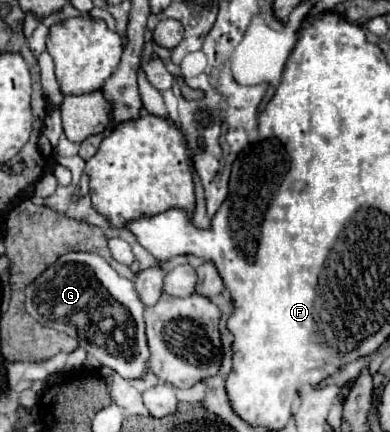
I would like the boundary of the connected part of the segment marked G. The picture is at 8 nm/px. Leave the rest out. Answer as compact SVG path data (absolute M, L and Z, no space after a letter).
M69 251L49 267L49 273L37 277L25 293L25 307L33 319L77 339L79 347L119 377L131 381L143 379L149 373L149 347L143 323L145 305L133 281L121 277L101 255Z

